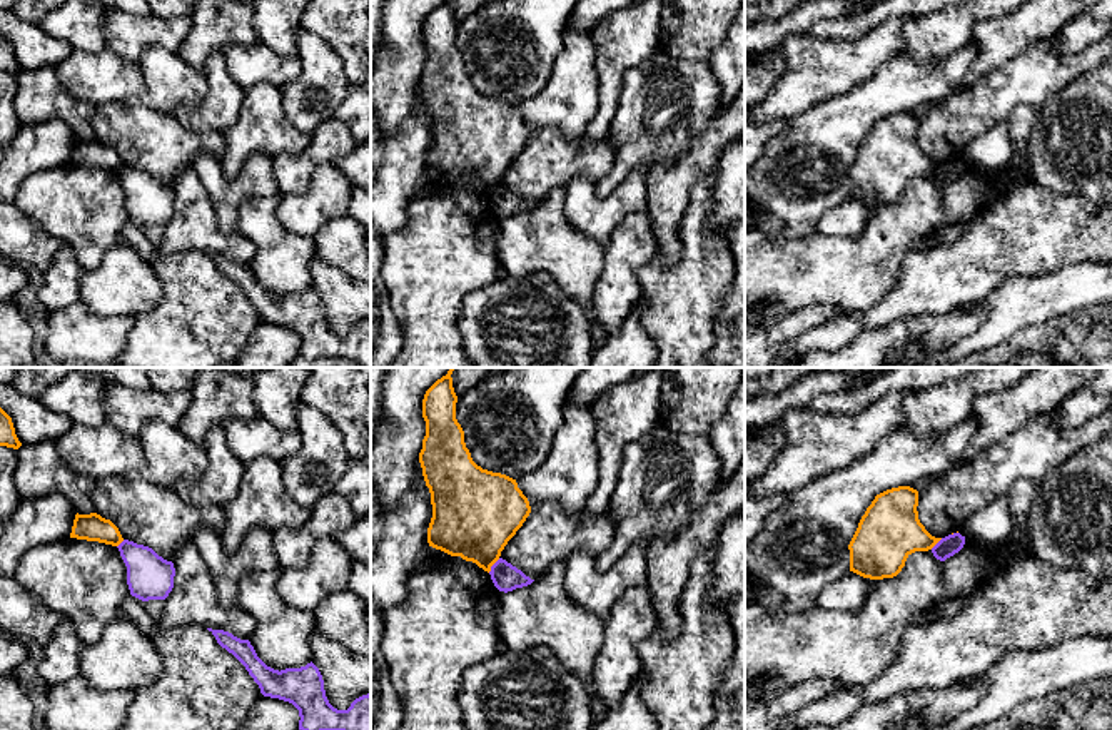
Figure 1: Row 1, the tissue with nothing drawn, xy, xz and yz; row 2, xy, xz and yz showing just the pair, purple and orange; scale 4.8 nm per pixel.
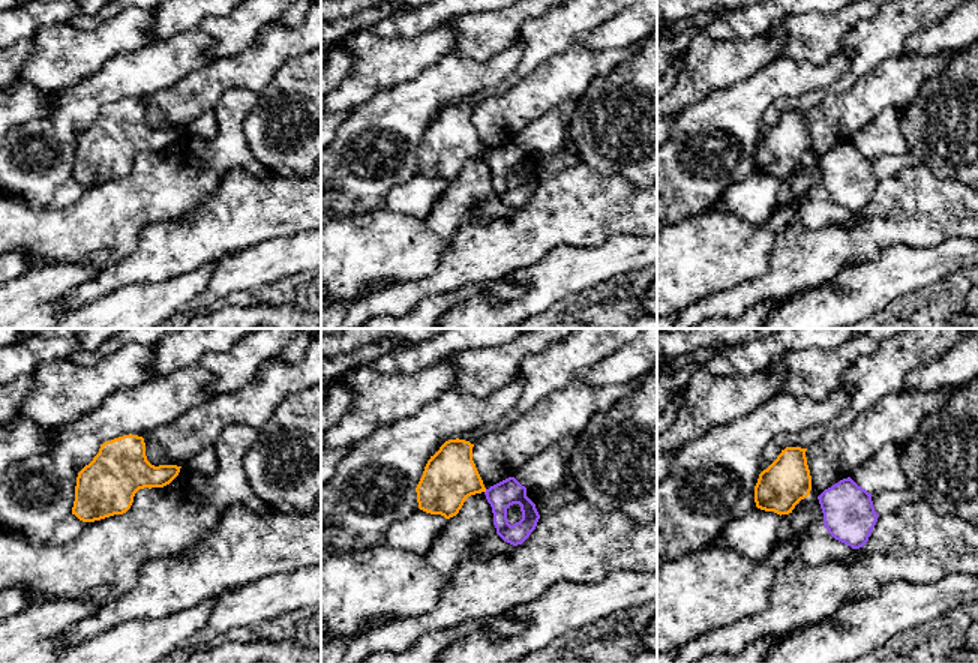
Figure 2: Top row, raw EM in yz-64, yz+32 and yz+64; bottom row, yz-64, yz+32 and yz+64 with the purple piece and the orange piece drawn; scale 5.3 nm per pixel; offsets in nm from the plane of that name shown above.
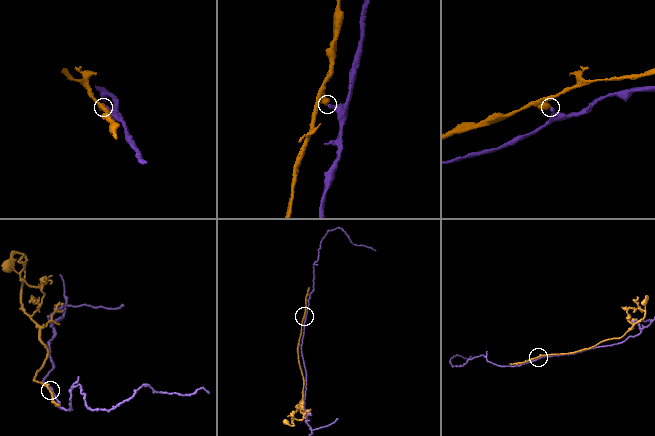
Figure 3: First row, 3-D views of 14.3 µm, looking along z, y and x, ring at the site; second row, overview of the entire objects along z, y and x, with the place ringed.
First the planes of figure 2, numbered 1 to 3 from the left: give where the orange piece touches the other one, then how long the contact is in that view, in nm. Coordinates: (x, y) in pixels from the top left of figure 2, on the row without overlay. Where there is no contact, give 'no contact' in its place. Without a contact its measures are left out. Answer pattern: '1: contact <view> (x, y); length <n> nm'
1: no contact
2: contact yz+32 (486, 155); length 30 nm
3: no contact

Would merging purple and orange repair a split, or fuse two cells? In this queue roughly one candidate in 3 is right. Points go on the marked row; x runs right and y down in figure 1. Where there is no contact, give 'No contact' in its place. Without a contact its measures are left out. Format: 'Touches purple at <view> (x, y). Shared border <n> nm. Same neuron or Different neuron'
Touches purple at xz (493, 565). Shared border 90 nm. Different neuron

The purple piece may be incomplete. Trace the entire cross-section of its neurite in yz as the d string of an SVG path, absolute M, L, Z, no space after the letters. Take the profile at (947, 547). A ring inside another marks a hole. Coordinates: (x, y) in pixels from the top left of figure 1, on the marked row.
M960 533L948 535L942 538L933 548L932 553L937 560L945 561L947 558L958 553L965 545L965 536Z

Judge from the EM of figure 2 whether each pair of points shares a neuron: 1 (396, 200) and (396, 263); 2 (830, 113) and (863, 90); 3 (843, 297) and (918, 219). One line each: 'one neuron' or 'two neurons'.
1: two neurons
2: one neuron
3: two neurons

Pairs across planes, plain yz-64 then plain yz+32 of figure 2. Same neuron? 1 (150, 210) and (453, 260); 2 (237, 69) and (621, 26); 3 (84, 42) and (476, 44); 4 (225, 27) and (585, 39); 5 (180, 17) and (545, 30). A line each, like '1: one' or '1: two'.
1: two
2: two
3: two
4: two
5: two

